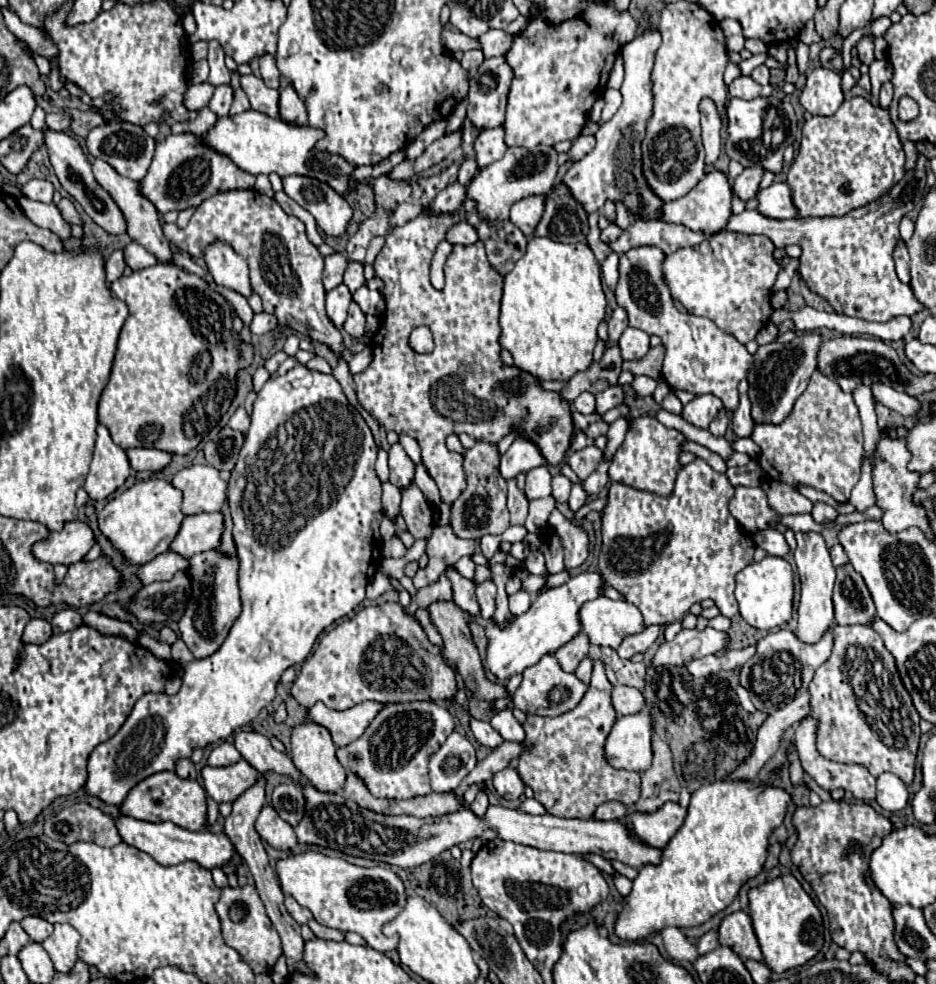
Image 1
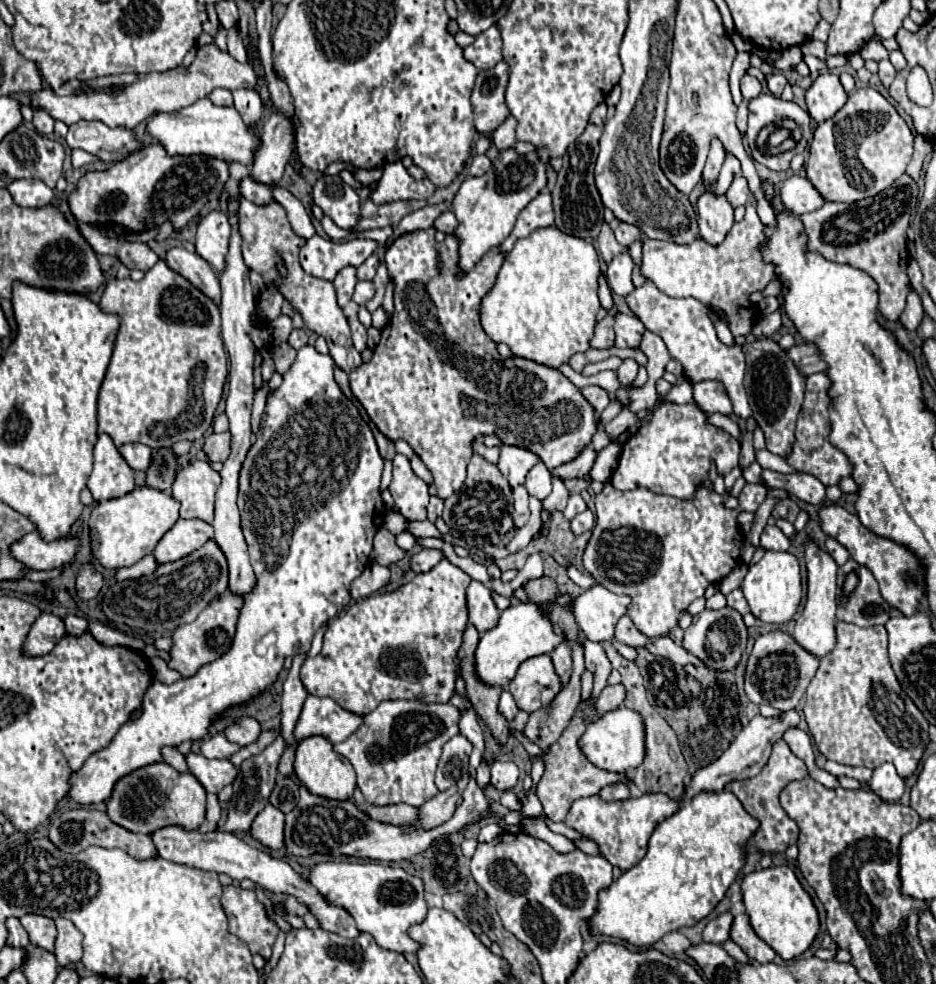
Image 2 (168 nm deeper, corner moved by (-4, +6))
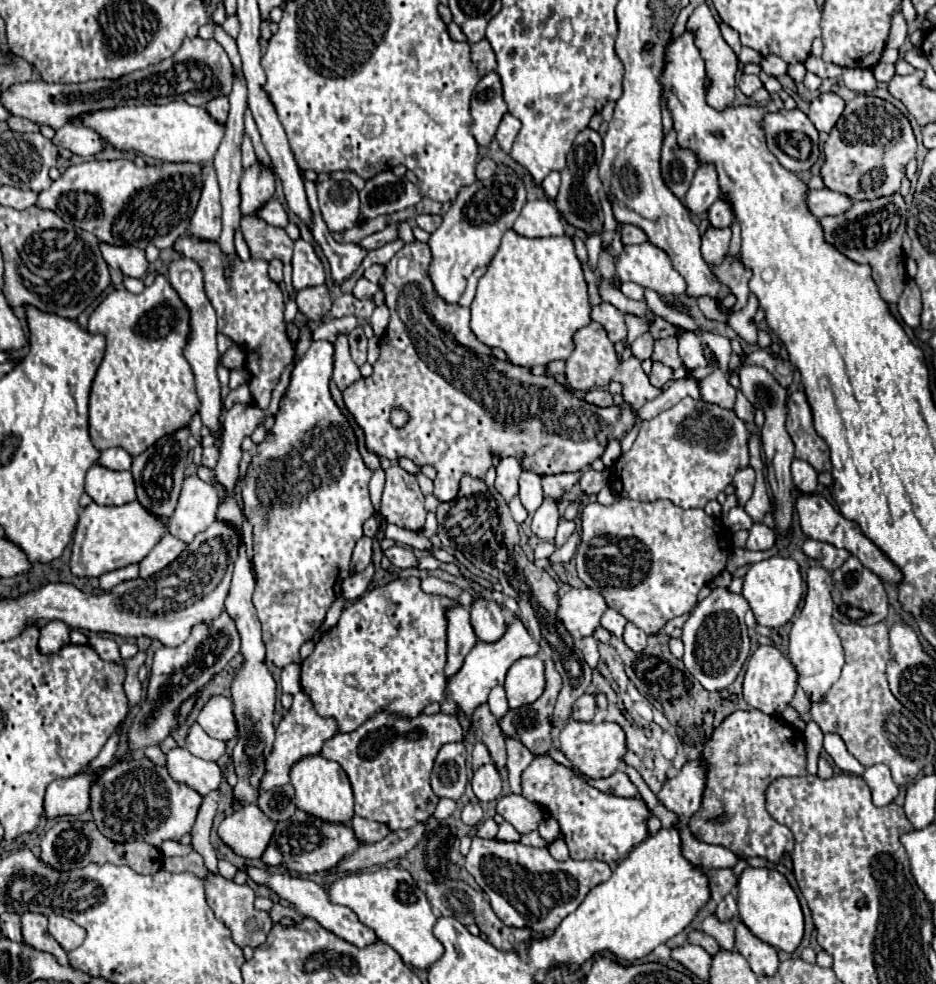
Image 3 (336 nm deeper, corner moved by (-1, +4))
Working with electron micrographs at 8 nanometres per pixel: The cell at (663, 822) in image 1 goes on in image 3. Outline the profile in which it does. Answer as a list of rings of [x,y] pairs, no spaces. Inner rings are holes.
[[[536,756],[532,764],[522,772],[522,796],[542,804],[546,812],[550,812],[558,820],[560,832],[564,834],[570,856],[578,860],[602,860],[608,864],[620,862],[630,854],[634,846],[642,844],[648,838],[648,820],[652,818],[652,812],[648,810],[642,798],[620,798],[620,796],[602,794],[600,790],[588,786],[584,780],[574,776],[570,768],[554,762],[548,756]]]

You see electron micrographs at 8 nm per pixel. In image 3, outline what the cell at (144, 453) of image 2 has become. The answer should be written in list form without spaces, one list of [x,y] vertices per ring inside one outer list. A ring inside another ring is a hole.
[[[110,448],[110,450],[104,450],[98,458],[98,464],[110,468],[110,470],[130,470],[130,464],[132,464],[132,456],[122,450],[122,448]]]

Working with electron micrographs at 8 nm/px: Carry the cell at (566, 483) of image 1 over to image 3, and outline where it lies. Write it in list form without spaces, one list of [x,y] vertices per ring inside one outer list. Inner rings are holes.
[[[546,498],[544,504],[536,510],[534,514],[534,520],[532,520],[532,532],[538,536],[538,538],[554,538],[556,534],[556,524],[558,524],[558,504],[554,498]]]

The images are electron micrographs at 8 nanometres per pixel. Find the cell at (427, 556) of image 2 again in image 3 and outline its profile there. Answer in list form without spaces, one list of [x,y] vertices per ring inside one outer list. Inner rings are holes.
[[[392,546],[390,550],[384,550],[384,554],[390,558],[390,562],[398,568],[416,568],[418,566],[418,558],[414,556],[414,552],[410,548],[402,548],[402,546]]]

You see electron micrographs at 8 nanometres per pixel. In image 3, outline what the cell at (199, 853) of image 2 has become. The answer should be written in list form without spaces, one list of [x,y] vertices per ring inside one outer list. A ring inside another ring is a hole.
[[[244,866],[244,868],[242,868],[242,872],[244,872],[250,880],[254,880],[256,884],[270,888],[270,890],[272,890],[272,892],[274,892],[280,900],[290,902],[290,904],[292,904],[292,906],[294,906],[294,908],[296,908],[302,916],[316,920],[322,928],[326,928],[326,930],[334,932],[334,934],[336,934],[336,936],[340,936],[342,940],[346,940],[346,942],[350,942],[350,944],[354,944],[354,946],[358,946],[358,948],[368,946],[370,942],[374,942],[374,940],[376,940],[374,932],[372,932],[370,928],[362,926],[362,924],[358,922],[356,914],[354,914],[350,908],[328,902],[324,888],[322,888],[322,886],[318,886],[316,882],[306,880],[306,878],[300,878],[300,876],[290,876],[290,874],[282,874],[282,872],[272,872],[270,868],[258,868],[258,866]]]

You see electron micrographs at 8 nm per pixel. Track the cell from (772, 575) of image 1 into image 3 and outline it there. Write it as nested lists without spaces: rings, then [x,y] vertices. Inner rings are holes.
[[[778,554],[758,564],[752,564],[744,576],[742,596],[748,600],[758,624],[768,628],[784,626],[788,620],[792,620],[794,612],[798,610],[798,602],[802,598],[802,574],[796,560]]]

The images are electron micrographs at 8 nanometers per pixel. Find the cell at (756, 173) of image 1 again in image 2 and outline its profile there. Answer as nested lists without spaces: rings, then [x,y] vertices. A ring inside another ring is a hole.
[[[735,176],[733,184],[729,186],[729,190],[725,192],[725,198],[729,200],[729,204],[733,208],[739,208],[739,206],[745,206],[747,200],[749,200],[749,186],[747,186],[747,180],[743,176]]]

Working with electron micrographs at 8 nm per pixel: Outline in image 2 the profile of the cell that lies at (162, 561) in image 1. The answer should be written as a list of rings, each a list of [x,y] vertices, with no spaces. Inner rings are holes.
[[[149,554],[145,558],[141,558],[139,562],[135,562],[133,566],[127,566],[127,568],[119,568],[115,572],[115,580],[121,582],[121,580],[133,580],[133,578],[141,578],[141,576],[147,576],[151,574],[159,564],[155,562],[155,558]]]

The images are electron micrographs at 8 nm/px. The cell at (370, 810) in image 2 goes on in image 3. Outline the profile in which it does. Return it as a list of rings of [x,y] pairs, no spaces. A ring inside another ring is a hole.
[[[354,816],[350,820],[350,826],[358,834],[358,838],[362,838],[362,842],[366,842],[366,844],[378,842],[378,840],[386,838],[388,832],[390,832],[390,828],[386,824],[382,824],[382,822],[370,822],[370,820],[362,818],[362,816]]]

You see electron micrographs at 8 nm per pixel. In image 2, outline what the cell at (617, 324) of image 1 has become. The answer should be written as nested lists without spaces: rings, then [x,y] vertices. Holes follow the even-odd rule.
[[[609,310],[607,316],[597,322],[593,340],[589,340],[589,346],[591,346],[591,348],[611,348],[611,346],[613,346],[613,338],[615,338],[613,320],[615,320],[615,312]]]

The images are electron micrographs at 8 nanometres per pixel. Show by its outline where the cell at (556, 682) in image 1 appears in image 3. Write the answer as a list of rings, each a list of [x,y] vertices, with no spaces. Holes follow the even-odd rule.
[[[538,656],[520,658],[510,666],[504,684],[510,708],[536,702],[544,692],[544,662]]]

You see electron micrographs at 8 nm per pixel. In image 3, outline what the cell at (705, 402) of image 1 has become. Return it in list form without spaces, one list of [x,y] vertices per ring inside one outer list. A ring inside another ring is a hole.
[[[720,366],[718,370],[714,370],[712,374],[708,374],[706,378],[702,378],[698,382],[700,388],[700,398],[704,402],[716,404],[720,408],[730,410],[734,406],[734,398],[736,398],[736,388],[732,388],[726,380],[726,370]]]

